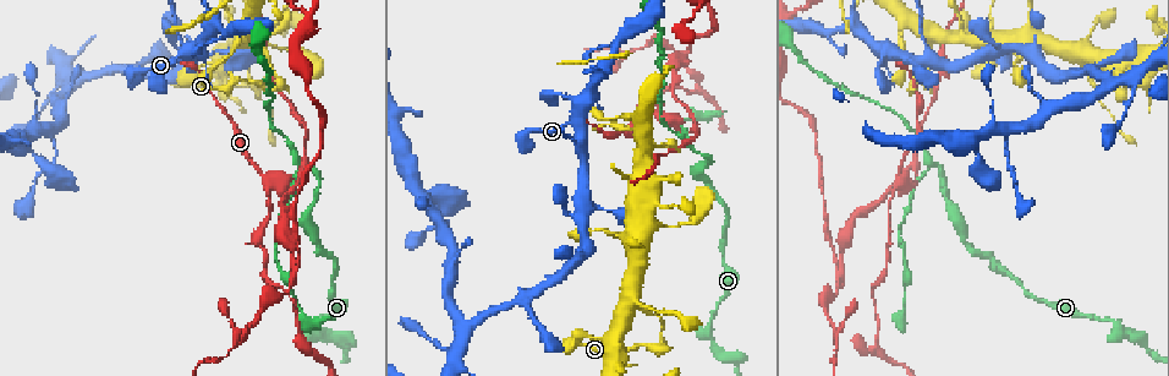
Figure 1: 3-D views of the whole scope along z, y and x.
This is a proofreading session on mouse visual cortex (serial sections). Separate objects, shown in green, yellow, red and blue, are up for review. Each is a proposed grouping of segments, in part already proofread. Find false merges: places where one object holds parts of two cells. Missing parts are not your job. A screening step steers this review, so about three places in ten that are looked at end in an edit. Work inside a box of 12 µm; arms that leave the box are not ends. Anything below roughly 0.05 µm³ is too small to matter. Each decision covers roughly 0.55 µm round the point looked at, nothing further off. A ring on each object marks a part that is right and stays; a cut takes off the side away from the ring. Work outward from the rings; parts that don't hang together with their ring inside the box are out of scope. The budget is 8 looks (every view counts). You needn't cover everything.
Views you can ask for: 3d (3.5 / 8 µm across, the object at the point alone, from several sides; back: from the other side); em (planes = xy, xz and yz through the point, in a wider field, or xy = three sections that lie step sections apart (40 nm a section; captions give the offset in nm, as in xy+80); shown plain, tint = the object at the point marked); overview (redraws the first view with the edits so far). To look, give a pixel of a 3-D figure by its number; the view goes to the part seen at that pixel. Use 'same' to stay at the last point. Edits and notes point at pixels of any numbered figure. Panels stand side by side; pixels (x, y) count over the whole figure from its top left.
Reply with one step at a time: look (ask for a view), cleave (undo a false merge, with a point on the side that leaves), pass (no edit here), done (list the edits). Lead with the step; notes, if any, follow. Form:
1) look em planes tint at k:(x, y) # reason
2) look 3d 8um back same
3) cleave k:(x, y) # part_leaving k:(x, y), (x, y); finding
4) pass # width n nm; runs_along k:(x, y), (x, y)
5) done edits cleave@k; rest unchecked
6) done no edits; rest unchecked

look 3d 8um at 1:(928, 51) # three-way junction

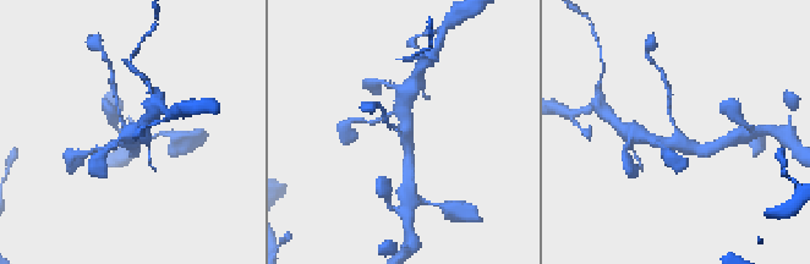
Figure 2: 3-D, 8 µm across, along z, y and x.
look 3d 3.5um at 2:(404, 135) # closer look

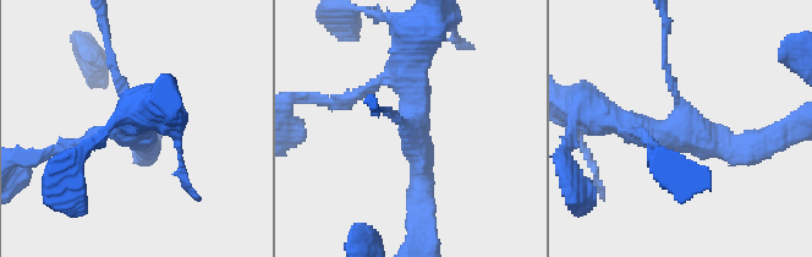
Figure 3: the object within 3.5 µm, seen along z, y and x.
look em xy step 3 tint at 3:(408, 126) # now the EM

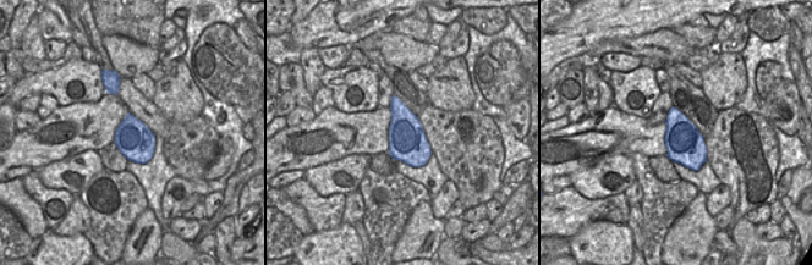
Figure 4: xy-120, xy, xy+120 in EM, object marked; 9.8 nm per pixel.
pass # arms 3; runs_along 3:(121, 134), (141, 134), (107, 32); continuous, no second cell

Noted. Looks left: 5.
look 3d 3.5um at 1:(662, 144) # abrupt turn

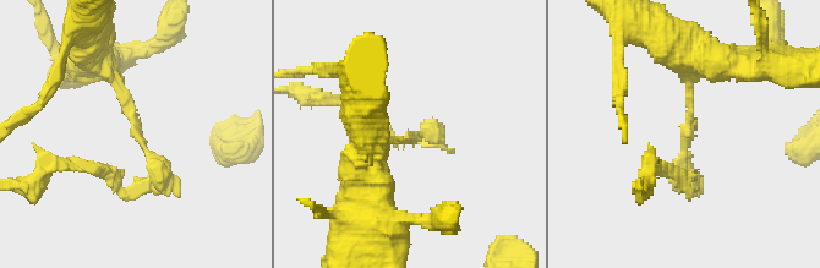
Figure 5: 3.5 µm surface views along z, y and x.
look em xy step 2 tint at 5:(406, 139) # arm_widths 200, 400 nm

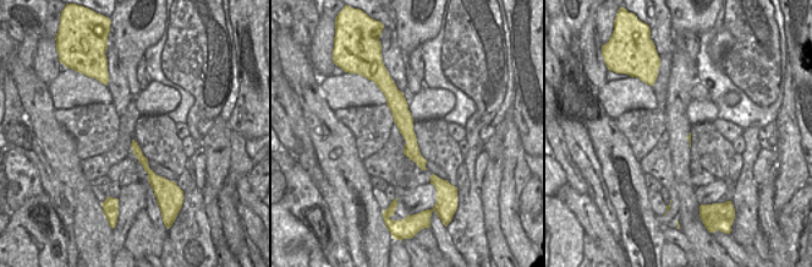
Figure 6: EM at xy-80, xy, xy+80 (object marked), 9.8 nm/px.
pass # one cell here

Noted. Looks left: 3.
look 3d 8um at 1:(1133, 80) # sharp bend

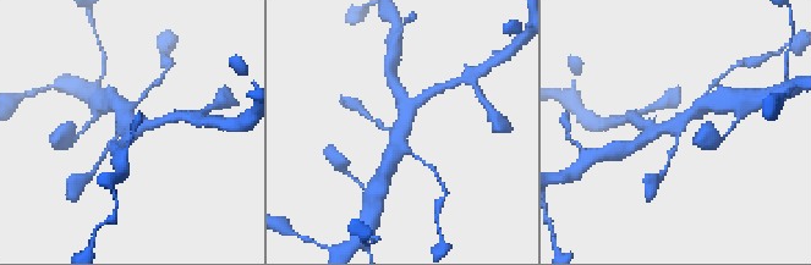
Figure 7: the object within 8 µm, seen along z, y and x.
look 3d 3.5um at 7:(120, 131) # zoom in

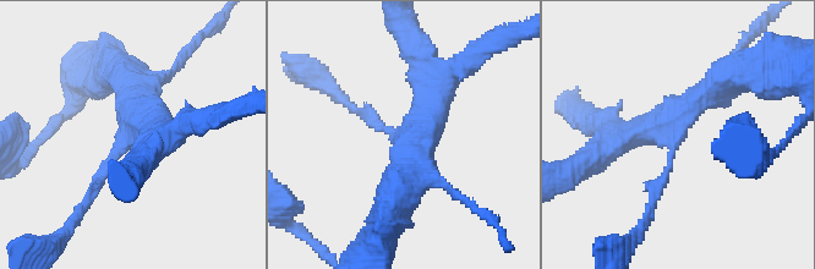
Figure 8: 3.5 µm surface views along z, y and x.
look em xy step 2 tint at 8:(407, 132)

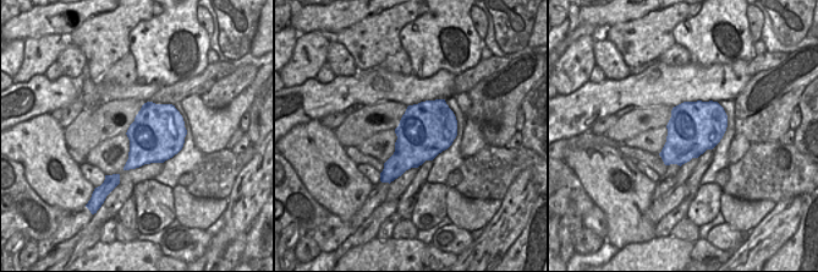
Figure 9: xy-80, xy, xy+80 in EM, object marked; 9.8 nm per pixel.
pass # arm_widths 150, 350, 400 nm; runs_along 8:(170, 132), (141, 128), (88, 199); all the same cell

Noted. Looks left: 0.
done no edits; rest unchecked

